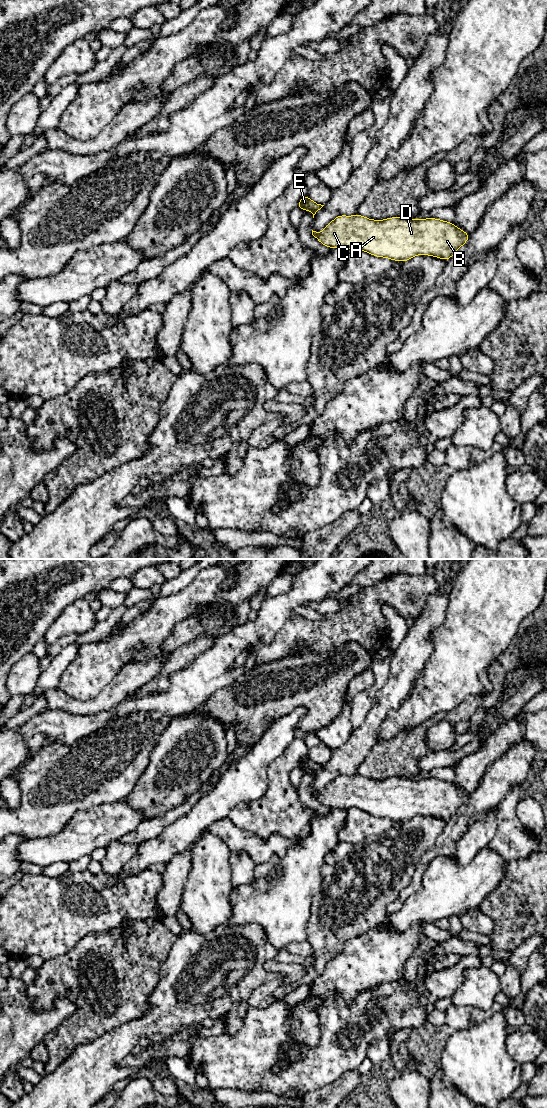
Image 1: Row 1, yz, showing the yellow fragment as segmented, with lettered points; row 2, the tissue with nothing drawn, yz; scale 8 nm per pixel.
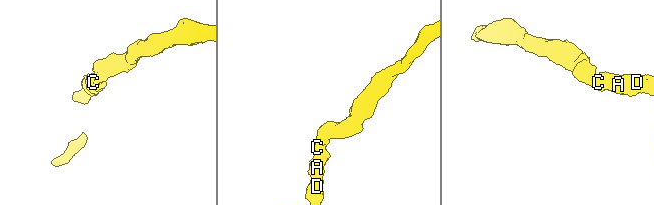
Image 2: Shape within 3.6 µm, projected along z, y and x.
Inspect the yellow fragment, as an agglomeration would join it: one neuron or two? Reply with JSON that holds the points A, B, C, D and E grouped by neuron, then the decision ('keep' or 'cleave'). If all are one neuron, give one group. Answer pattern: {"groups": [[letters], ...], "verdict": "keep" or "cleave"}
{"groups": [["A", "B", "C", "D", "E"]], "verdict": "keep"}

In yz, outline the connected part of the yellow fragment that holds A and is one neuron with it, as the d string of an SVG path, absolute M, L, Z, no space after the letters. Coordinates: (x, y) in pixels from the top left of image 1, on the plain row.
M339 775L325 789L312 795L328 808L358 808L376 817L385 817L393 821L408 821L415 815L429 815L448 821L469 799L471 793L465 793L452 782L436 778L409 779L391 777L385 780L372 780L362 775Z

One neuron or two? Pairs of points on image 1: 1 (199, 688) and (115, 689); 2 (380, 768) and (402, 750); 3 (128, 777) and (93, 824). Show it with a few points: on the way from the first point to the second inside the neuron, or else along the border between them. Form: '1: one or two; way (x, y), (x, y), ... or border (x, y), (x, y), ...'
1: two; border (135, 690), (127, 694), (116, 704)
2: one; way (385, 763), (397, 755)
3: two; border (122, 799), (106, 802), (88, 810)

